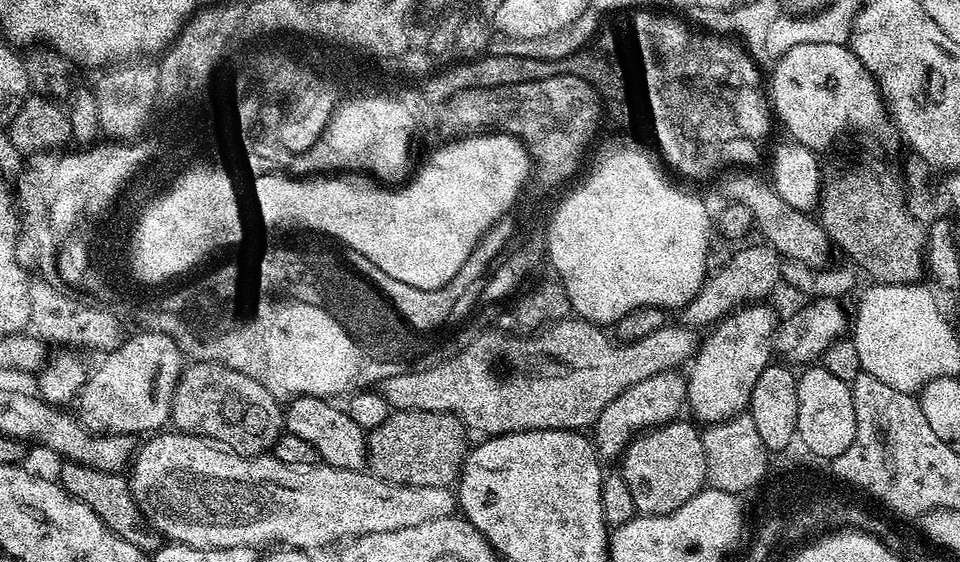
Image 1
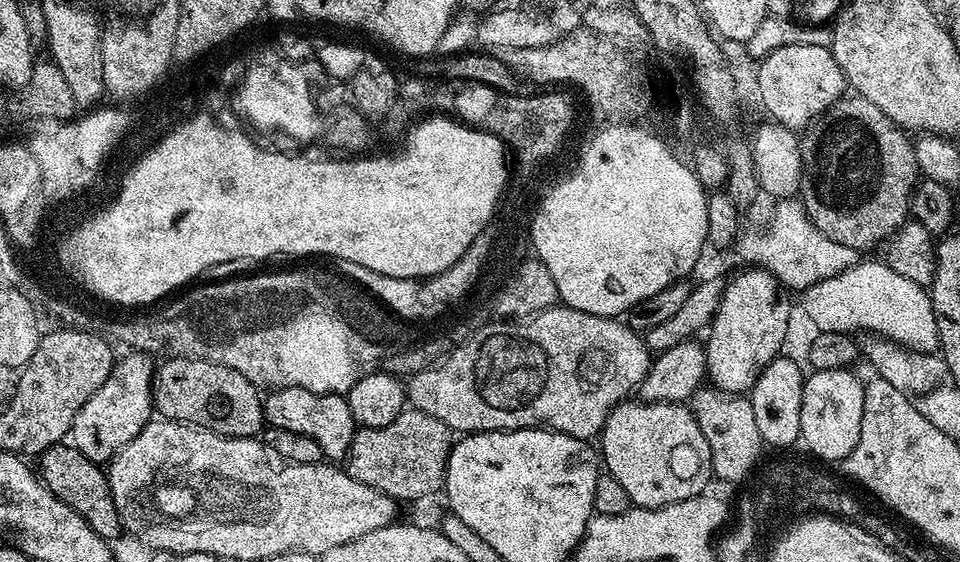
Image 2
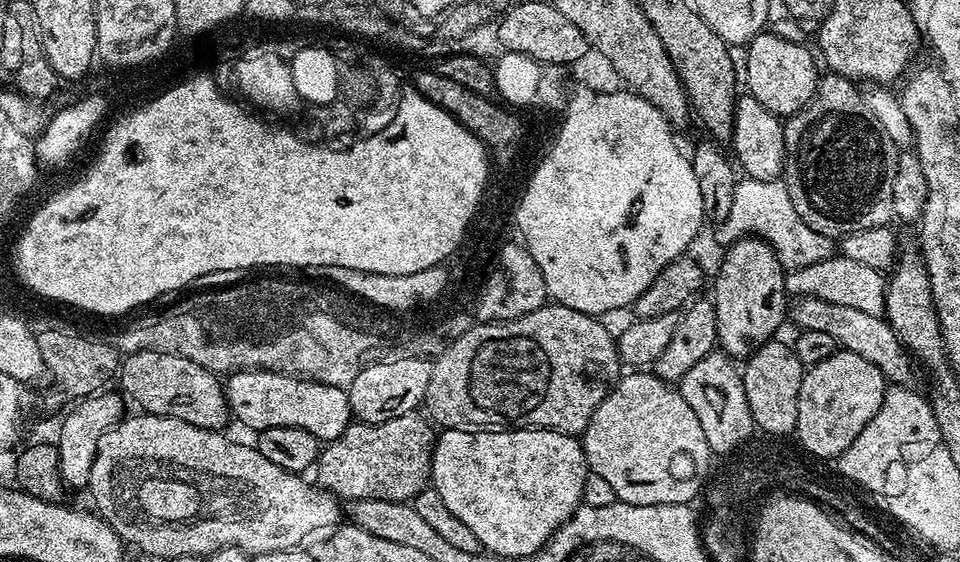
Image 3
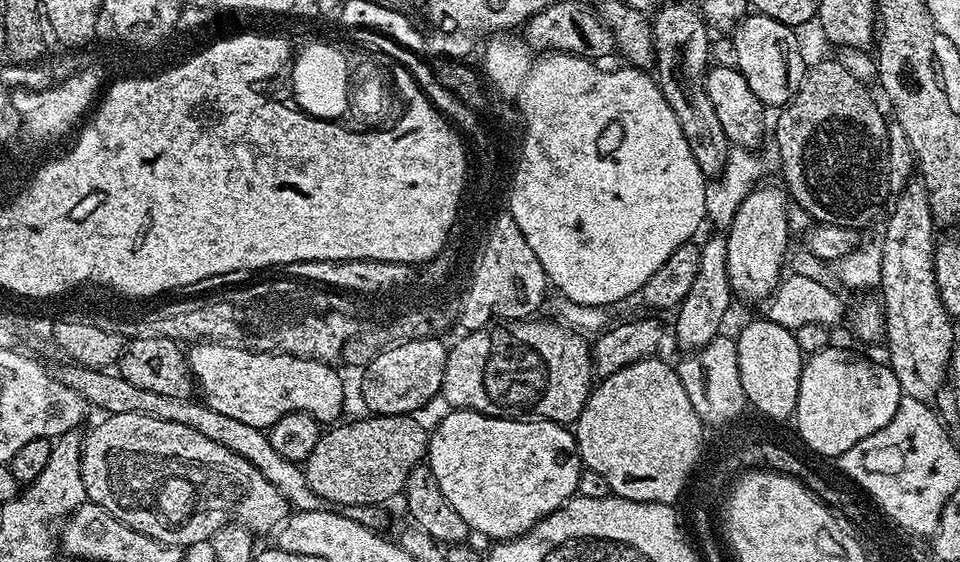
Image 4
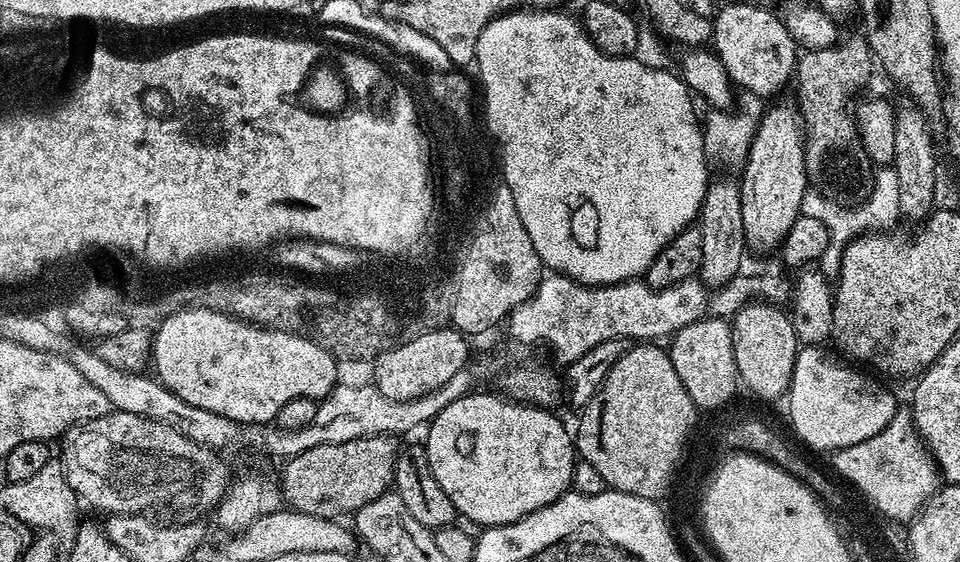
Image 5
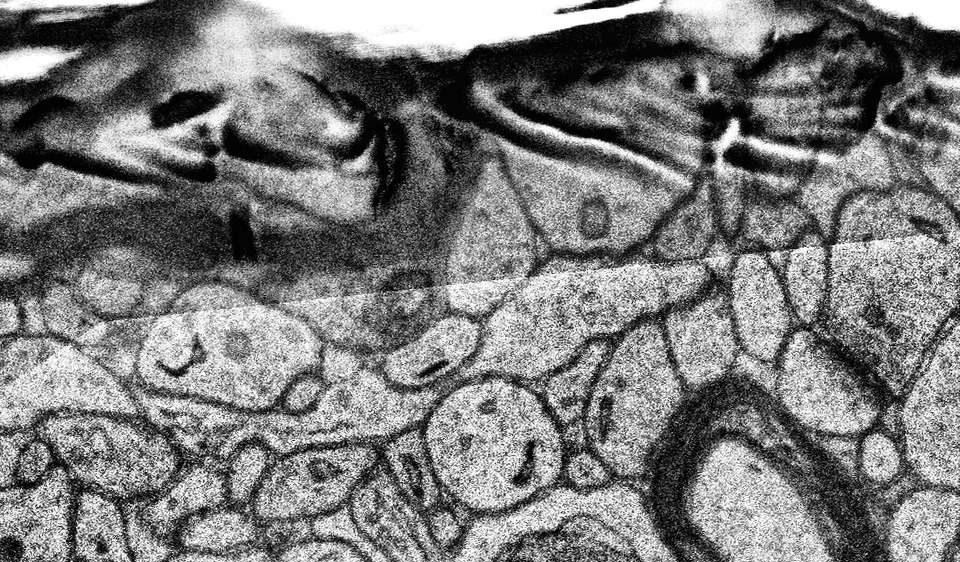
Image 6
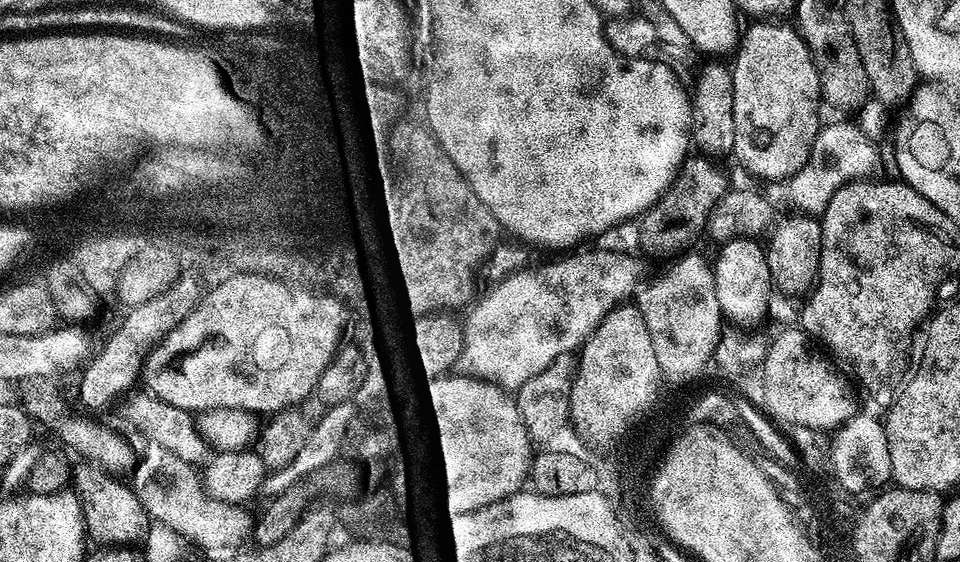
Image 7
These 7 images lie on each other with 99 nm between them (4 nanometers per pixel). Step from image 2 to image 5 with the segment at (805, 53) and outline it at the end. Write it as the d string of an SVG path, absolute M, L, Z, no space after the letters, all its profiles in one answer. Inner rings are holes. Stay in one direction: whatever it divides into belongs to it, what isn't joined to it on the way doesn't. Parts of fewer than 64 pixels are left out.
M728 4L724 9L717 11L712 26L711 43L722 66L726 66L728 76L733 85L745 88L756 96L772 96L784 87L789 87L798 63L798 45L786 30L783 19L756 4Z

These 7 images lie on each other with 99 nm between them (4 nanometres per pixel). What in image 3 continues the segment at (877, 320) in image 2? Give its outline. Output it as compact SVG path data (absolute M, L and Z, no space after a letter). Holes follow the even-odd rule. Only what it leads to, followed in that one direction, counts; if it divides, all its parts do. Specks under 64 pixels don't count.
M833 254L828 260L813 265L793 268L784 277L784 288L789 297L816 297L828 303L850 306L868 314L883 317L886 312L886 276L881 269L854 262L843 254Z

